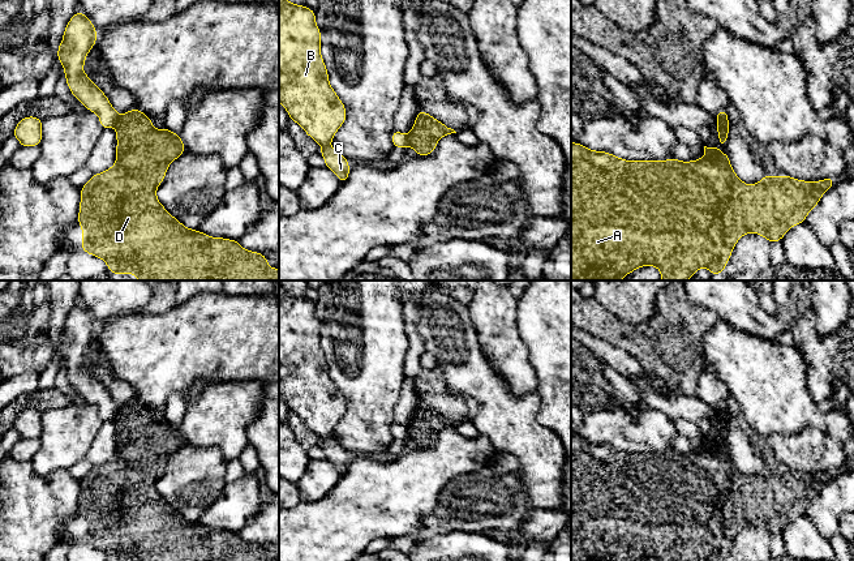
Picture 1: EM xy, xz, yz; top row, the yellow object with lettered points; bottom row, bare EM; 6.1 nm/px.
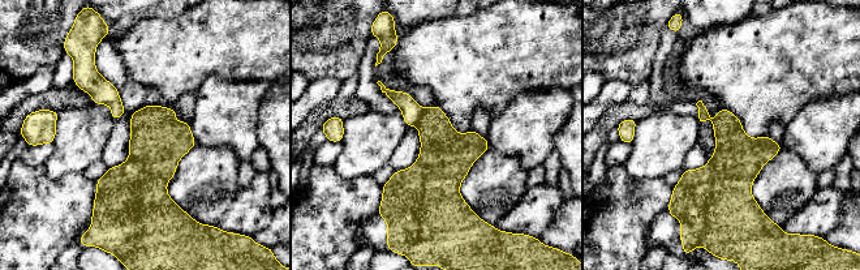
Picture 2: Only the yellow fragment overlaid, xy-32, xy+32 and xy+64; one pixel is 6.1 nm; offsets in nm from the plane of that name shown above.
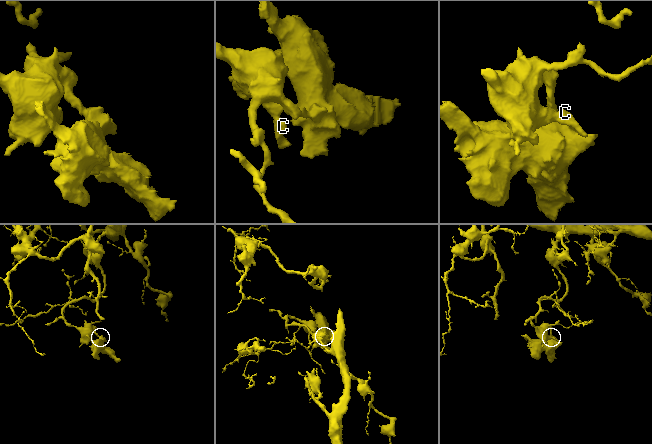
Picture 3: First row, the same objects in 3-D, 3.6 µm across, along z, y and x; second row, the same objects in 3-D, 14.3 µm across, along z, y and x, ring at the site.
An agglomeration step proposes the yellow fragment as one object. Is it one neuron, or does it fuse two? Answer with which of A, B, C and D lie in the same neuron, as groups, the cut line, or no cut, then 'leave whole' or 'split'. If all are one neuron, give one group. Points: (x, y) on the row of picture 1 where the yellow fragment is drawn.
groups A D / B C; cut xy (120, 115), (114, 125); split

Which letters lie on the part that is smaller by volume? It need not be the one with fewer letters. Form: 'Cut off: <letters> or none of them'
Cut off: A, D

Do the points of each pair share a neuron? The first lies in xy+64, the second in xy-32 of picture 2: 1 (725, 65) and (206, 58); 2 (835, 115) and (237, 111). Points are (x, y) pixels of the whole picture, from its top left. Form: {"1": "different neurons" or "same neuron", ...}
{"1": "same neuron", "2": "same neuron"}

